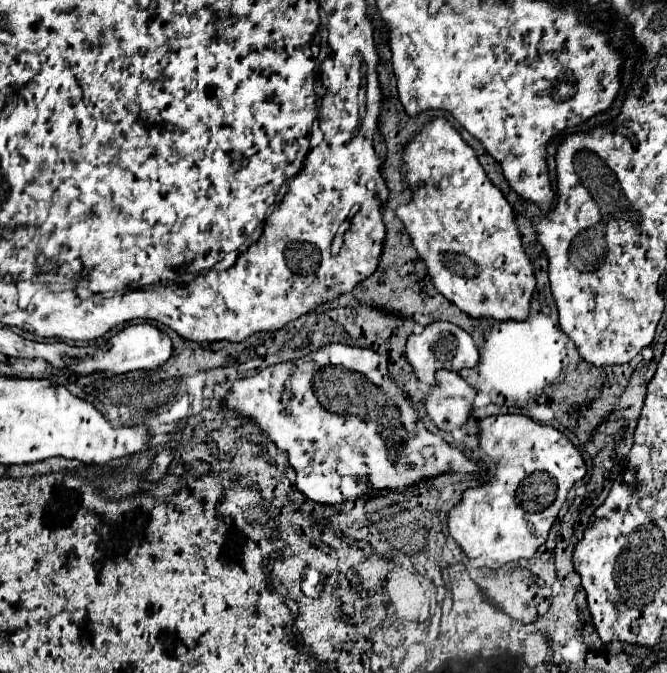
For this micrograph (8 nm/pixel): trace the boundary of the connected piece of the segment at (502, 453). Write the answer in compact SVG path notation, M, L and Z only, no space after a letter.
M494 415L478 421L480 449L492 461L494 473L482 485L470 487L448 511L448 533L472 561L498 569L508 561L530 559L546 541L556 515L576 481L586 475L580 451L564 433L524 415Z

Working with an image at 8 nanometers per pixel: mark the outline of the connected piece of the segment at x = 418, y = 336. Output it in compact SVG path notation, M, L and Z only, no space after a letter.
M434 321L422 329L422 333L414 333L408 337L406 343L406 359L412 365L418 381L430 385L434 381L436 369L448 369L448 371L460 371L466 367L474 367L478 363L478 349L472 341L472 337L458 325L446 323L446 321Z

